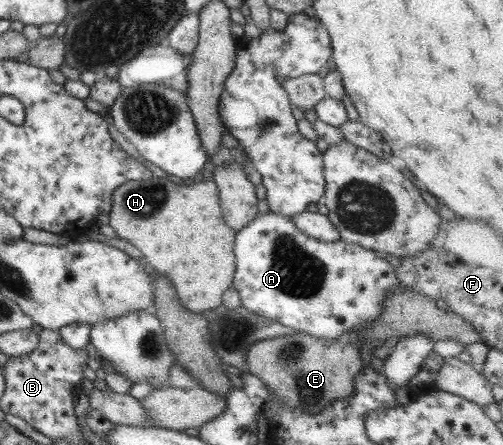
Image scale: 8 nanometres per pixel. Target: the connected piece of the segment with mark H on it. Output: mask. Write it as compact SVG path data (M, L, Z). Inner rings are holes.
M159 178L120 184L111 195L108 226L115 232L116 237L135 246L155 272L165 274L171 280L183 307L189 312L201 314L217 308L221 304L223 293L231 287L235 266L233 236L236 233L227 228L221 218L216 184L200 178L195 180L197 184L191 186L175 186L173 182Z

